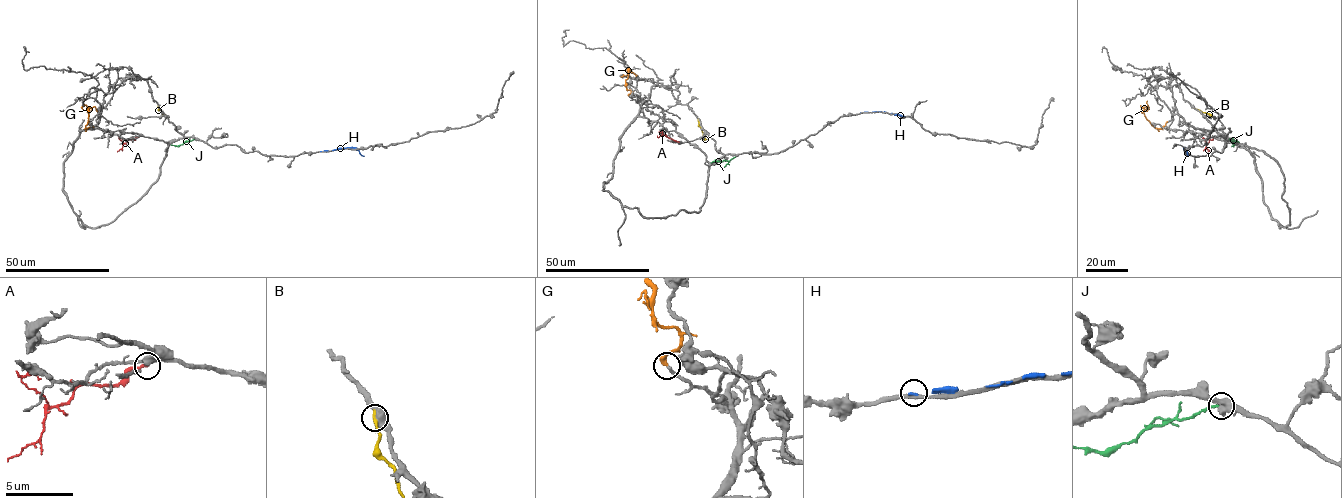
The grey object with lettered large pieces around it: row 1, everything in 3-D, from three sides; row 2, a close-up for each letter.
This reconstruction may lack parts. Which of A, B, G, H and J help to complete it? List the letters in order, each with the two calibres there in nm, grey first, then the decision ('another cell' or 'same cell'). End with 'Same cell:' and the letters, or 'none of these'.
A: 320/220 nm | another cell
B: 650/280 nm | another cell
G: 260/360 nm | same cell
H: 280/170 nm | another cell
J: 500/200 nm | another cell
Same cell: G

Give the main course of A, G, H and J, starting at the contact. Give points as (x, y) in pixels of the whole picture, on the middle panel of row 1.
A: (679, 142), (662, 133), (657, 136)
G: (629, 96), (631, 91), (626, 82), (628, 70), (636, 74)
H: (861, 112), (885, 111), (904, 116)
J: (736, 156), (729, 161), (711, 163)

